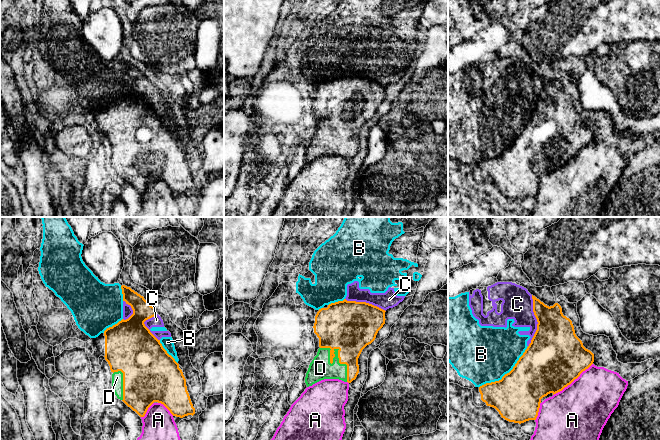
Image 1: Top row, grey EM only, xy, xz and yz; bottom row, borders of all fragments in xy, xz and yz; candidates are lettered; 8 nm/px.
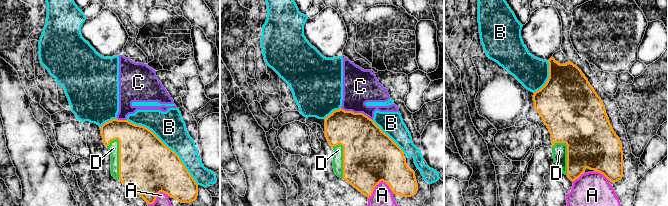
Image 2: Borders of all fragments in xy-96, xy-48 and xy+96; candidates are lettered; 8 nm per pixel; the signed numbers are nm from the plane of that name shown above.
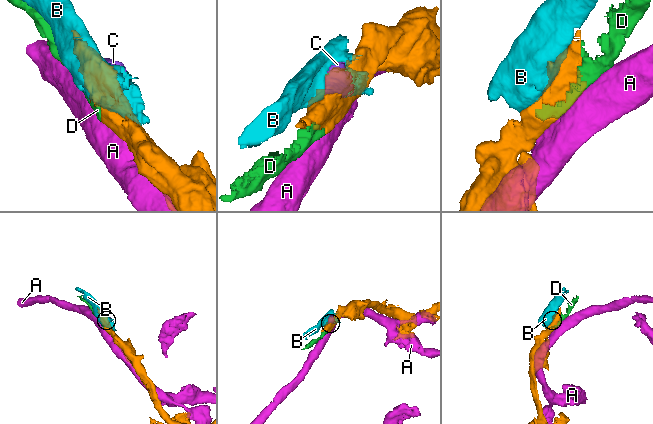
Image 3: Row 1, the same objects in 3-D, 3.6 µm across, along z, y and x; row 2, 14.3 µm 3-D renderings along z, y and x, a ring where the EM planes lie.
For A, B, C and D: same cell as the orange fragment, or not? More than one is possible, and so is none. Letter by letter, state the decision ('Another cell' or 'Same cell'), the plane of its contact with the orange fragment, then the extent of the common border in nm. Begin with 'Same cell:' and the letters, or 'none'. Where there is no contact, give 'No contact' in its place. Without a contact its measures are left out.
Same cell: D
A: Another cell. Touches orange in yz. Shared border 420 nm
B: Another cell. Touches orange in yz. Shared border 500 nm
C: Another cell. Touches orange in yz. Shared border 420 nm
D: Same cell. Touches orange in xz. Shared border 360 nm

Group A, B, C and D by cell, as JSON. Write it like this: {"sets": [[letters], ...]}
{"sets": [["A"], ["B", "C"], ["D"]]}

